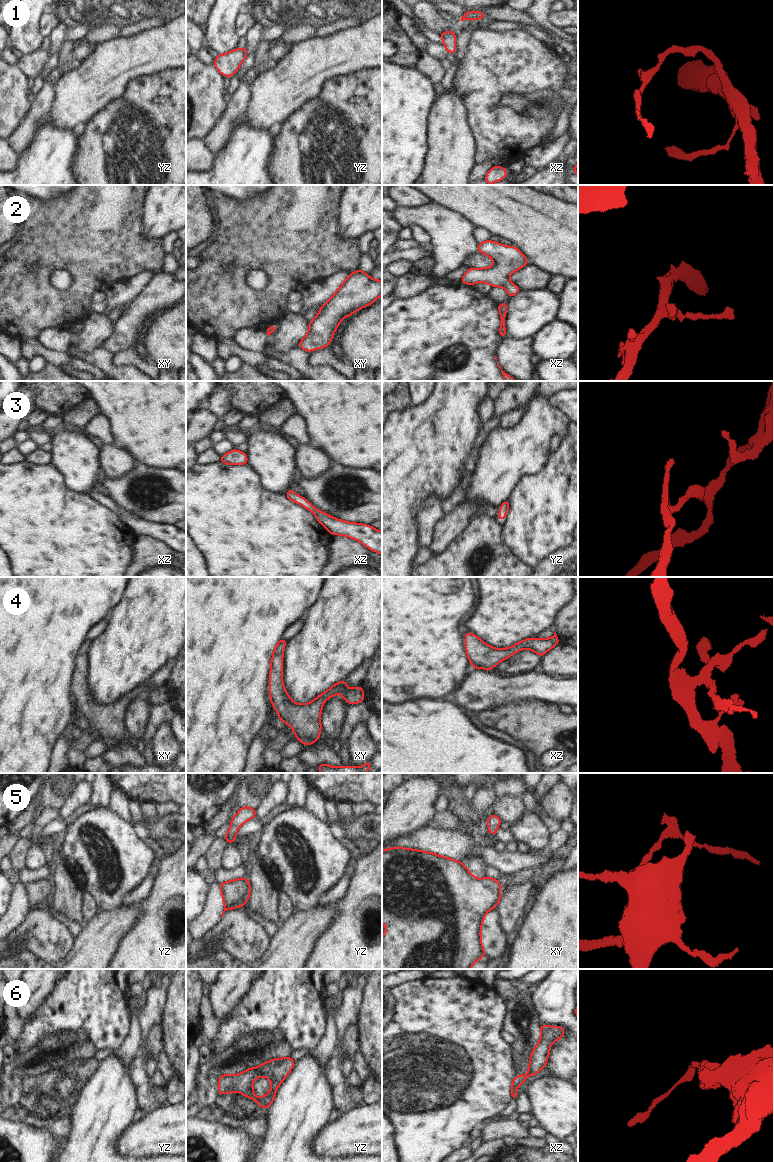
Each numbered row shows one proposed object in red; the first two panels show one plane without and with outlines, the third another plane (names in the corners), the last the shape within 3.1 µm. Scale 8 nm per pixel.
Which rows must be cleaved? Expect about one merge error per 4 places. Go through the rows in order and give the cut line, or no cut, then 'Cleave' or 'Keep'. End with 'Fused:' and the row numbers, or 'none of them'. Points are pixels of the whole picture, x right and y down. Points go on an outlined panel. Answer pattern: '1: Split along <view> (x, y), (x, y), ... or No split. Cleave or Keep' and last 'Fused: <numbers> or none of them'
1: No split. Keep
2: No split. Keep
3: No split. Keep
4: No split. Keep
5: No split. Keep
6: No split. Keep
Fused: none of them

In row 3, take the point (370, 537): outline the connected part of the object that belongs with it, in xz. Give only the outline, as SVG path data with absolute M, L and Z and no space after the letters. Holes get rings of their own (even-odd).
M291 488L286 492L286 498L293 503L299 503L305 509L312 512L318 522L320 522L331 535L343 535L355 539L362 543L371 551L382 555L382 532L373 528L371 525L362 523L351 523L336 519L321 510L317 510L304 497L296 494Z

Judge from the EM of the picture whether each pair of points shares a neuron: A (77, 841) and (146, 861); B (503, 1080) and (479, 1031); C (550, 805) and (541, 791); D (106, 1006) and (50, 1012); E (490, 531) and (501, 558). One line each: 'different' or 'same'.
A: same
B: same
C: different
D: same
E: same

